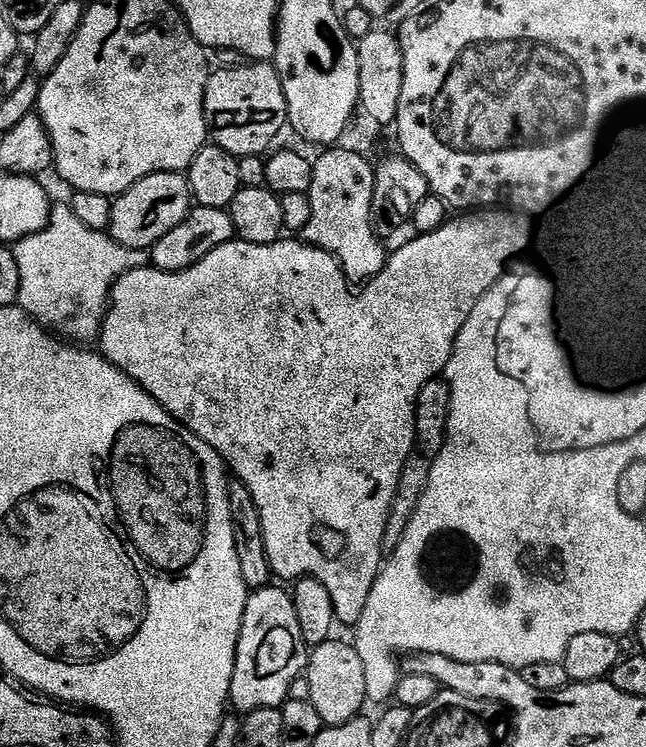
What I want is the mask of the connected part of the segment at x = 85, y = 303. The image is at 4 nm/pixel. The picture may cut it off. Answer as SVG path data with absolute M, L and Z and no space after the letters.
M67 203L54 205L52 213L48 216L48 225L46 225L41 232L36 232L36 230L29 231L28 235L15 241L14 251L16 254L16 261L18 262L18 278L20 279L20 298L18 307L21 308L27 316L31 316L41 328L55 334L57 337L71 338L76 342L84 342L80 340L95 341L97 337L99 337L100 328L104 325L104 315L108 312L108 305L112 298L112 288L116 285L117 280L128 272L133 272L136 268L146 268L149 267L150 264L150 256L145 249L127 248L118 243L117 240L112 239L108 232L90 230L86 226L82 226L82 222L78 222L78 218L74 218L71 207L69 207Z

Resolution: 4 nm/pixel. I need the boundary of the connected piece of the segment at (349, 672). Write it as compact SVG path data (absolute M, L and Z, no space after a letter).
M339 638L315 645L308 657L306 681L307 699L312 701L314 710L324 719L325 725L335 726L357 719L366 705L366 673L362 670L362 658L358 658L351 643L343 644Z

